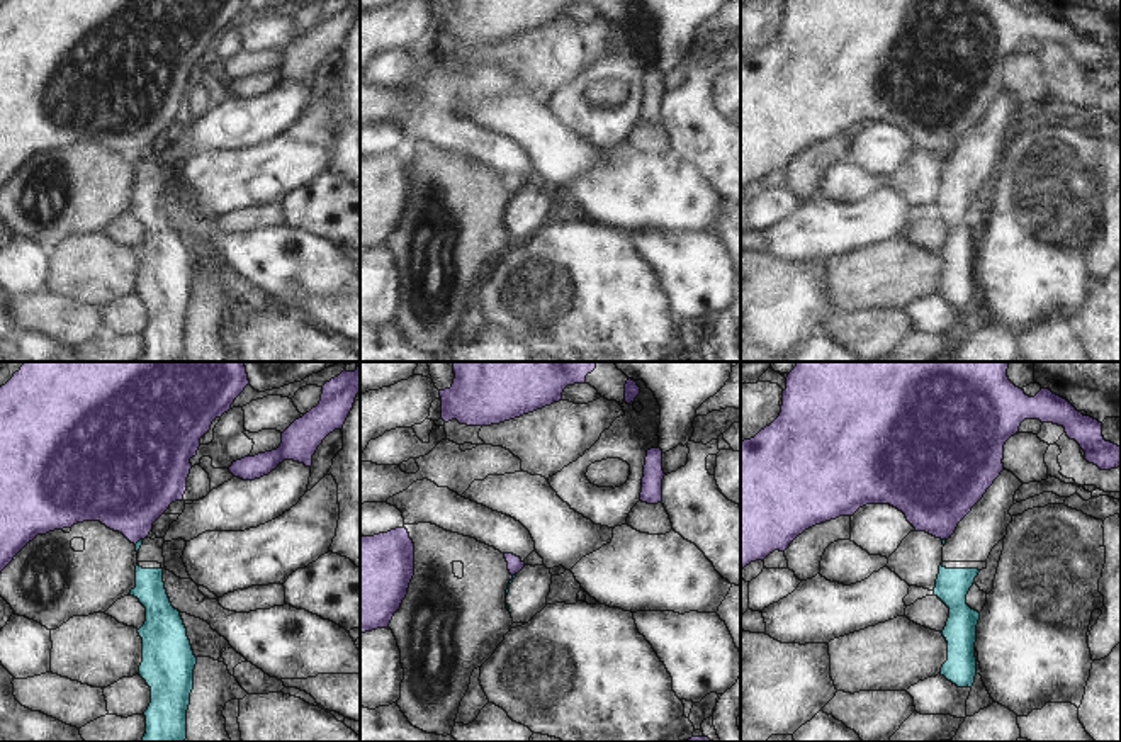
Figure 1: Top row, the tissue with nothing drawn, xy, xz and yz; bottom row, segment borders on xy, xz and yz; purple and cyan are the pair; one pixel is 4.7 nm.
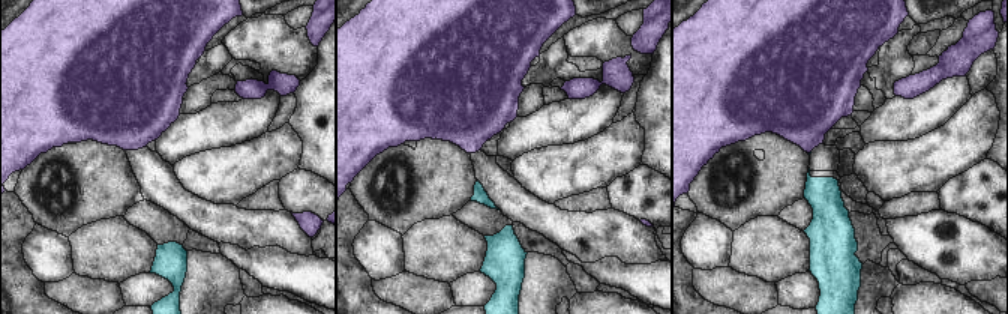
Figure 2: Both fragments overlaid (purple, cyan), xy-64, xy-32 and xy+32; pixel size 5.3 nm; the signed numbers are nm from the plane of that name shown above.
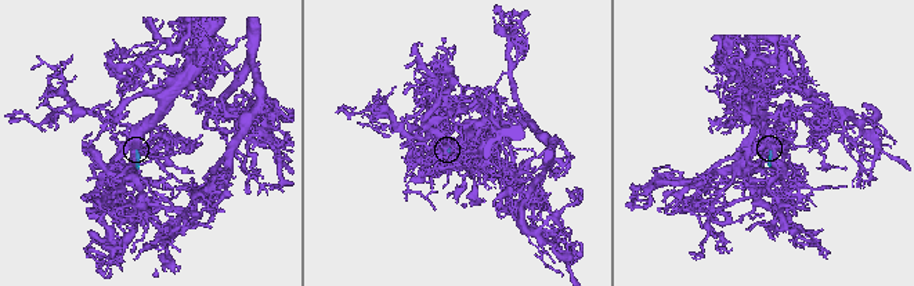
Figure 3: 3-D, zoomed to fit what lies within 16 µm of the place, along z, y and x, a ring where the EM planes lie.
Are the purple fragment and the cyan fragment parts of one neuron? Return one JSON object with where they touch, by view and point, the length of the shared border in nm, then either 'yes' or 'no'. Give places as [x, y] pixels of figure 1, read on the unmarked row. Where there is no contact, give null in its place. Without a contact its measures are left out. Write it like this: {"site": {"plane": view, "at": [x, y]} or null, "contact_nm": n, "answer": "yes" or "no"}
{"site": {"plane": "xy", "at": [138, 160]}, "contact_nm": 50, "answer": "no"}

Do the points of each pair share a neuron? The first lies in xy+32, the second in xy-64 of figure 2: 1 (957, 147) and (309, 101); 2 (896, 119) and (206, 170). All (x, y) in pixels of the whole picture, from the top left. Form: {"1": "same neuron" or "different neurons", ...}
{"1": "different neurons", "2": "different neurons"}

